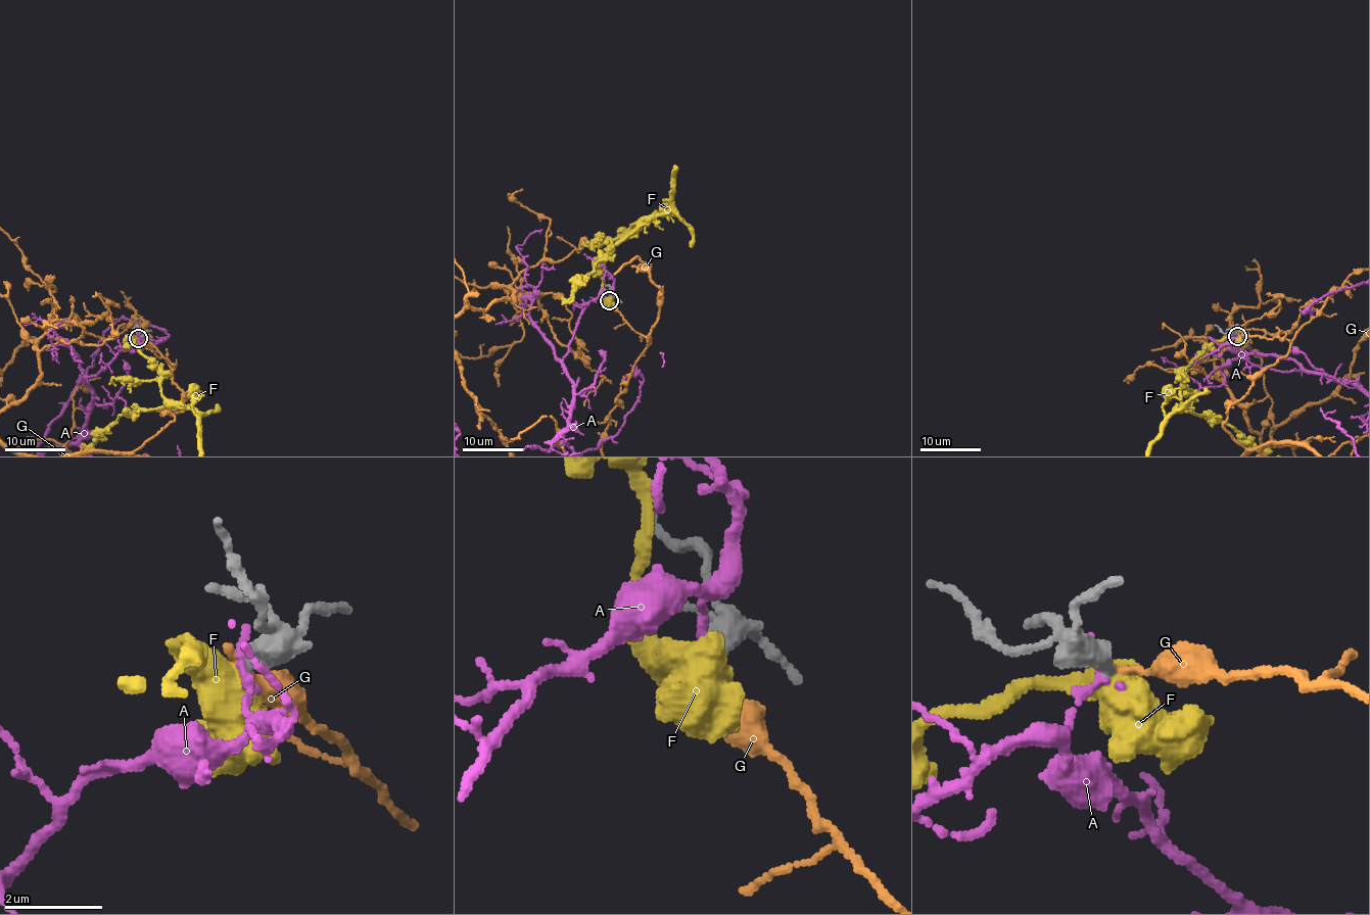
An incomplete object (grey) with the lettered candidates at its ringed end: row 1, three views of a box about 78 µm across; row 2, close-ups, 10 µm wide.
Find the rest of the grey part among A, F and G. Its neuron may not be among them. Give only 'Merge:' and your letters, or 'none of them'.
Merge: none of them

